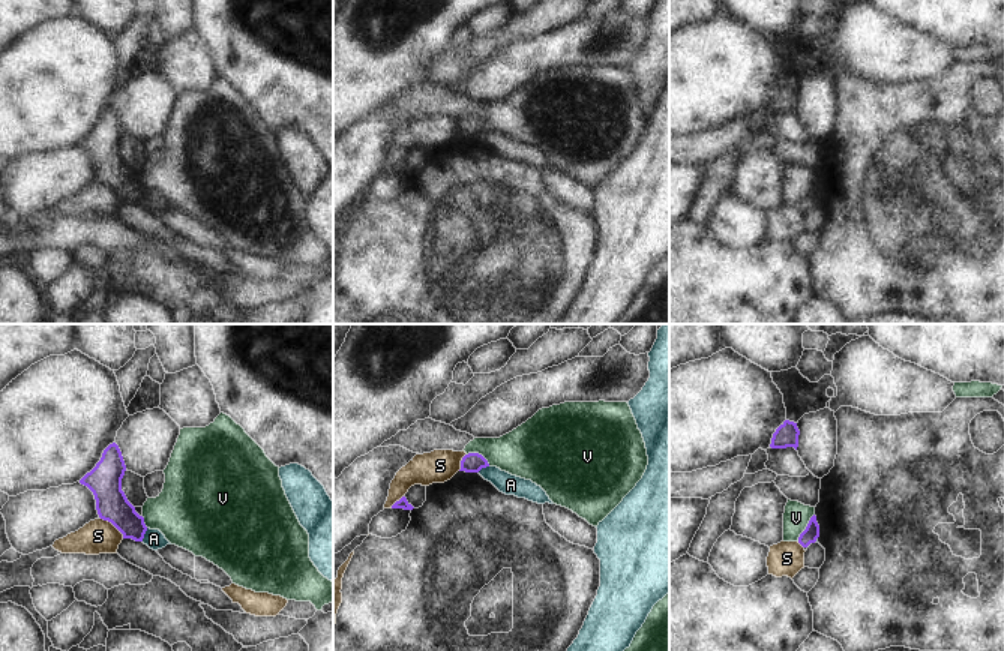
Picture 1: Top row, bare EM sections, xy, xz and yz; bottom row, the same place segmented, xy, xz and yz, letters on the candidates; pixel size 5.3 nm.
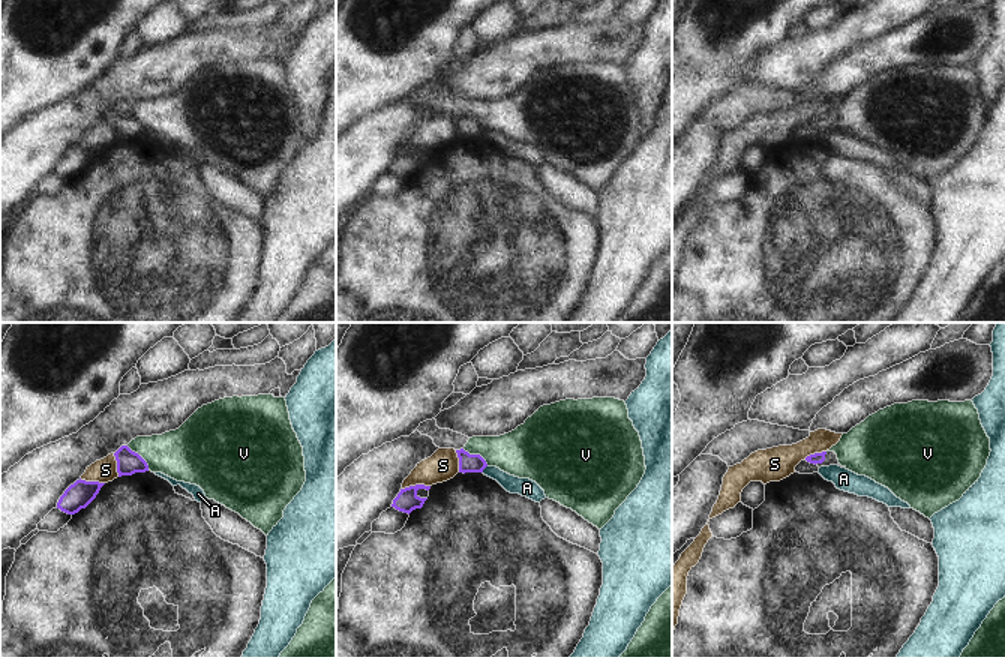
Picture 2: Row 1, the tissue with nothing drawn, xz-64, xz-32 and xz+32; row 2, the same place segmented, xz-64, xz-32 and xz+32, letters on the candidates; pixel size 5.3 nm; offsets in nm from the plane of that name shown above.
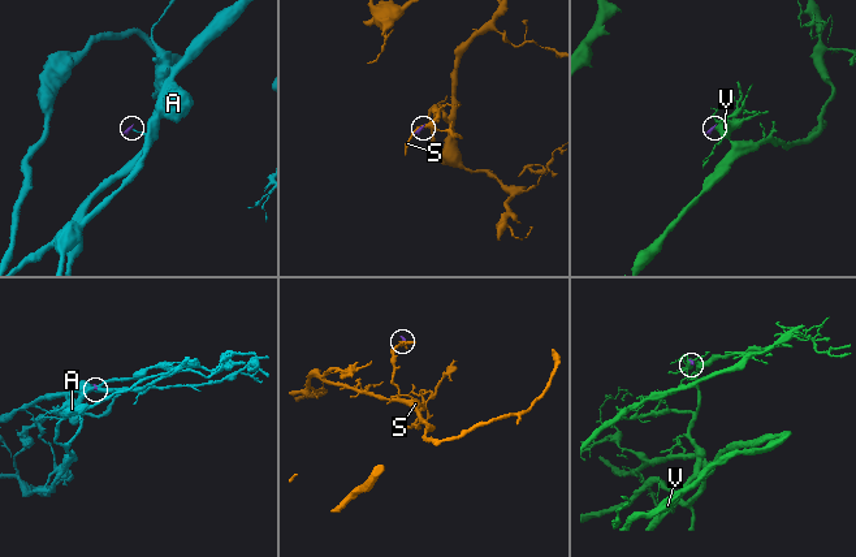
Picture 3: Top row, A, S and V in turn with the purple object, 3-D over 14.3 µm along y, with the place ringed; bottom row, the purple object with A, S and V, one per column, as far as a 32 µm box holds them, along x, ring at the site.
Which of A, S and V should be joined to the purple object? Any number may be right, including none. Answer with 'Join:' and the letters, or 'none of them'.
Join: none of them

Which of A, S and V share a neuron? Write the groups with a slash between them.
A / S / V

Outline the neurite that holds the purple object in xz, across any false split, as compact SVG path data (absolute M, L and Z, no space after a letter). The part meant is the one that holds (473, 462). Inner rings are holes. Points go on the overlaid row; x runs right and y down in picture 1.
M468 453L461 460L461 470L465 472L479 472L482 468L489 466L488 460L479 453Z

